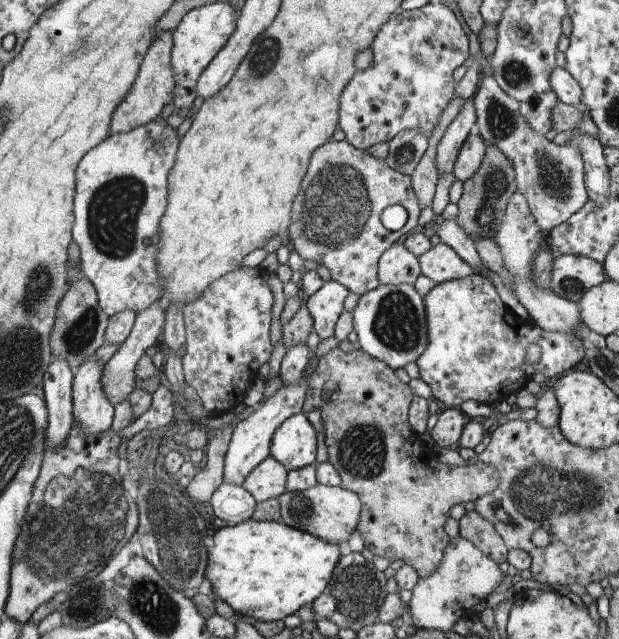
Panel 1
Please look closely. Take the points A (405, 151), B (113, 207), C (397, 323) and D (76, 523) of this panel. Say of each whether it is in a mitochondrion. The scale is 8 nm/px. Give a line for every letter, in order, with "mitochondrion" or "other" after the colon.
A: mitochondrion
B: mitochondrion
C: mitochondrion
D: mitochondrion

